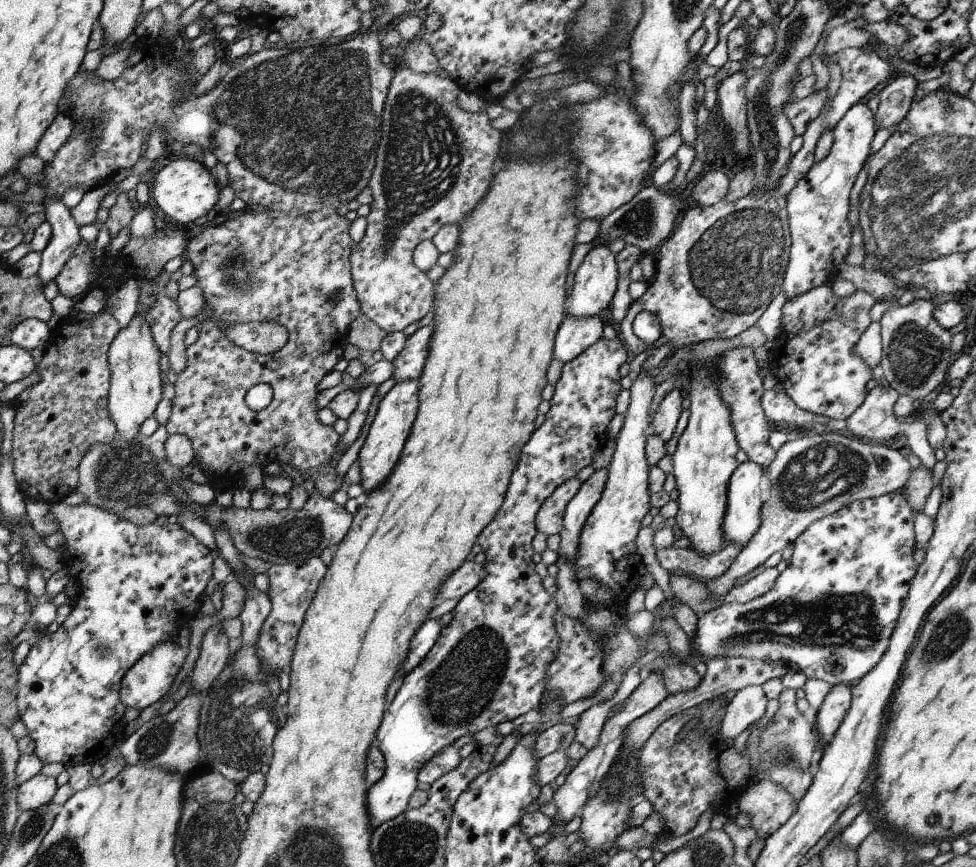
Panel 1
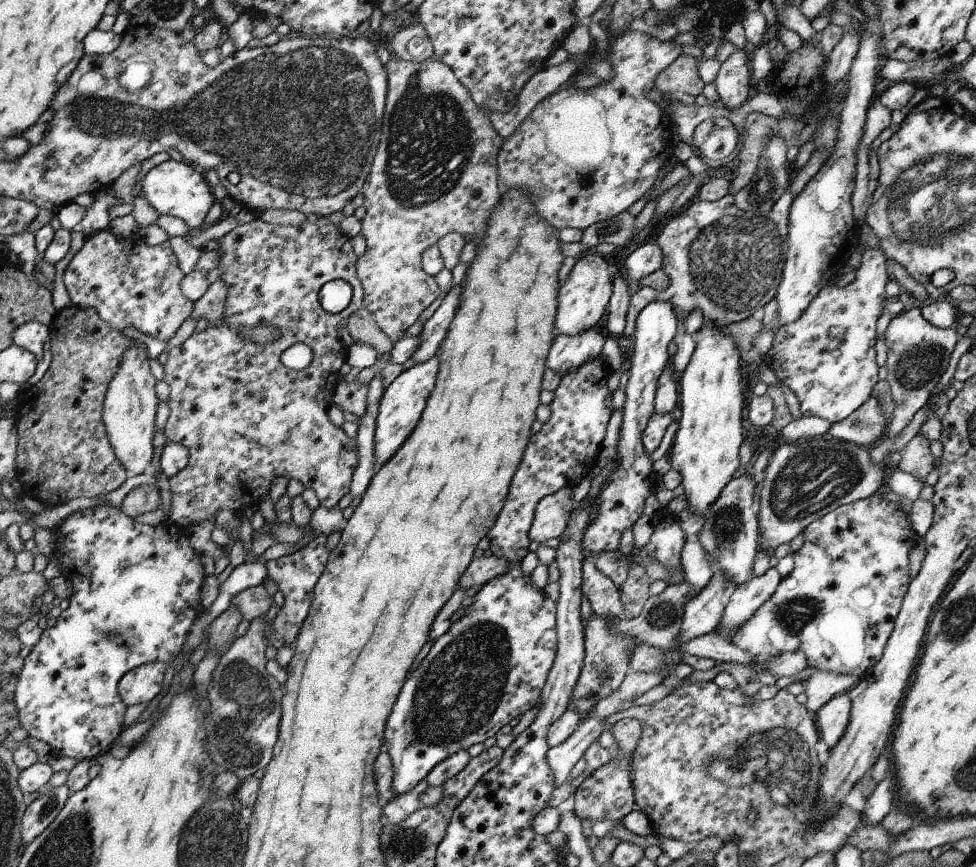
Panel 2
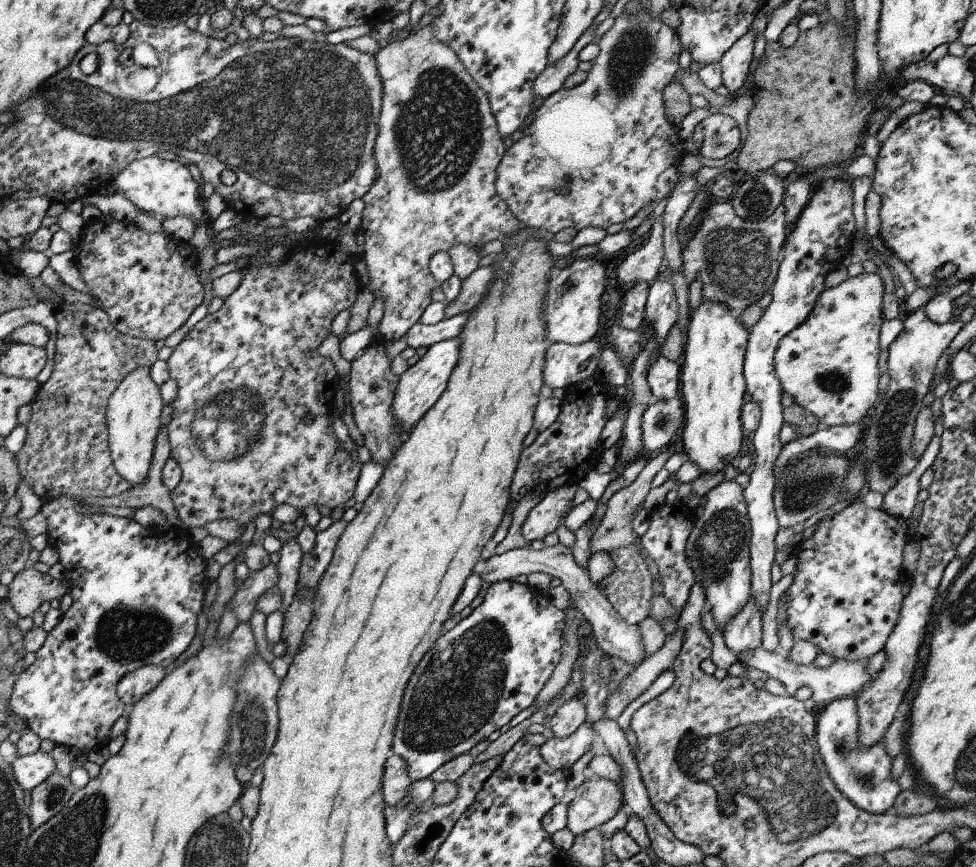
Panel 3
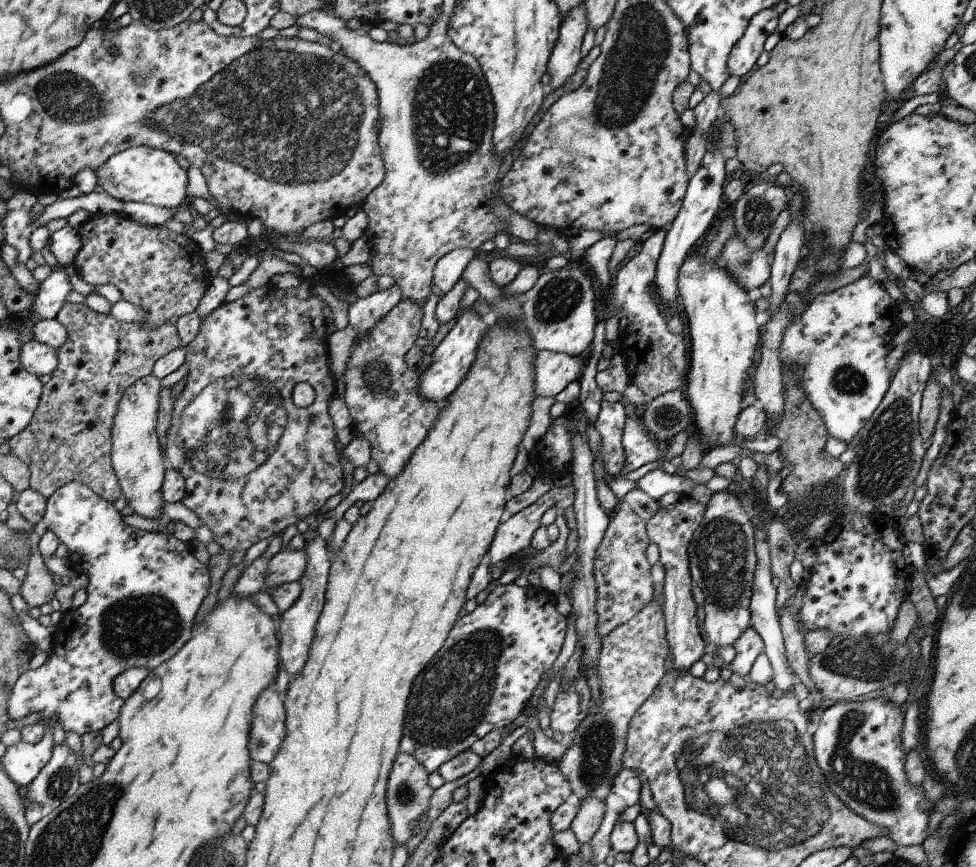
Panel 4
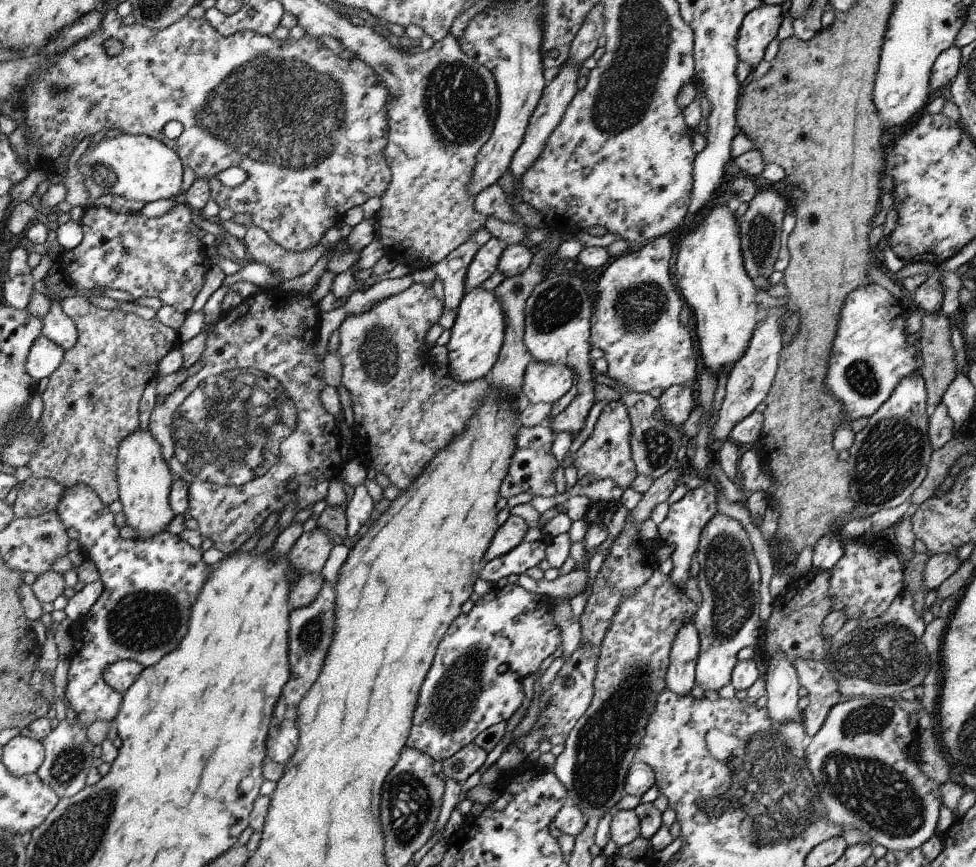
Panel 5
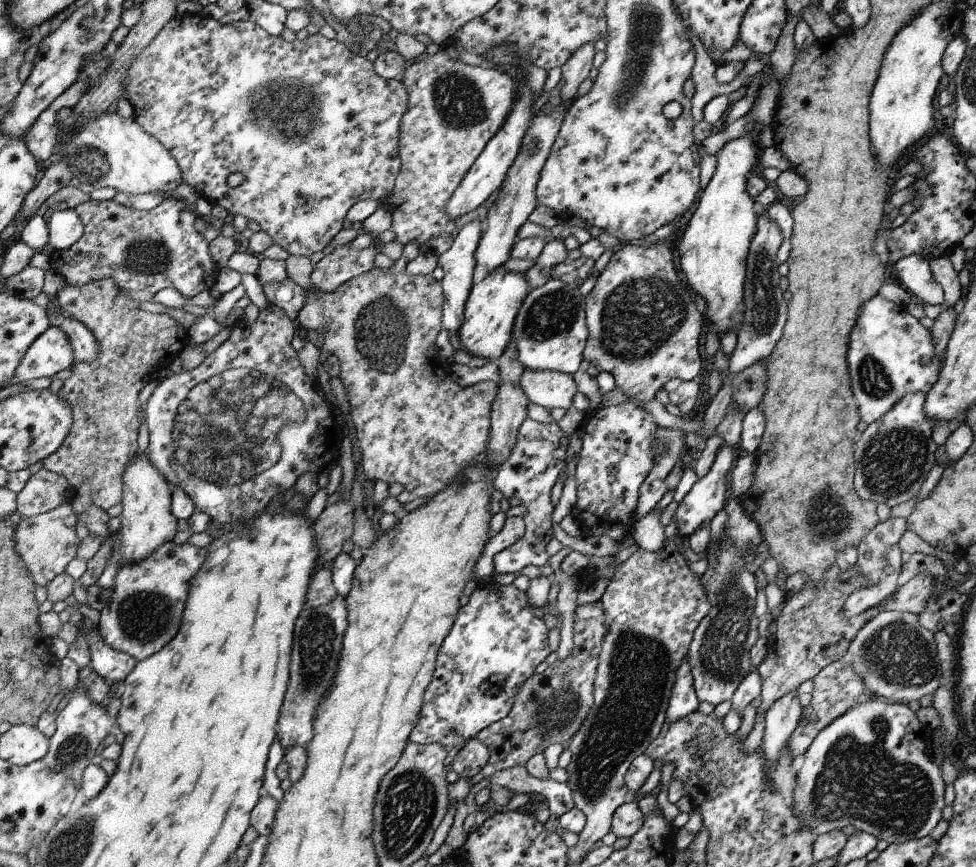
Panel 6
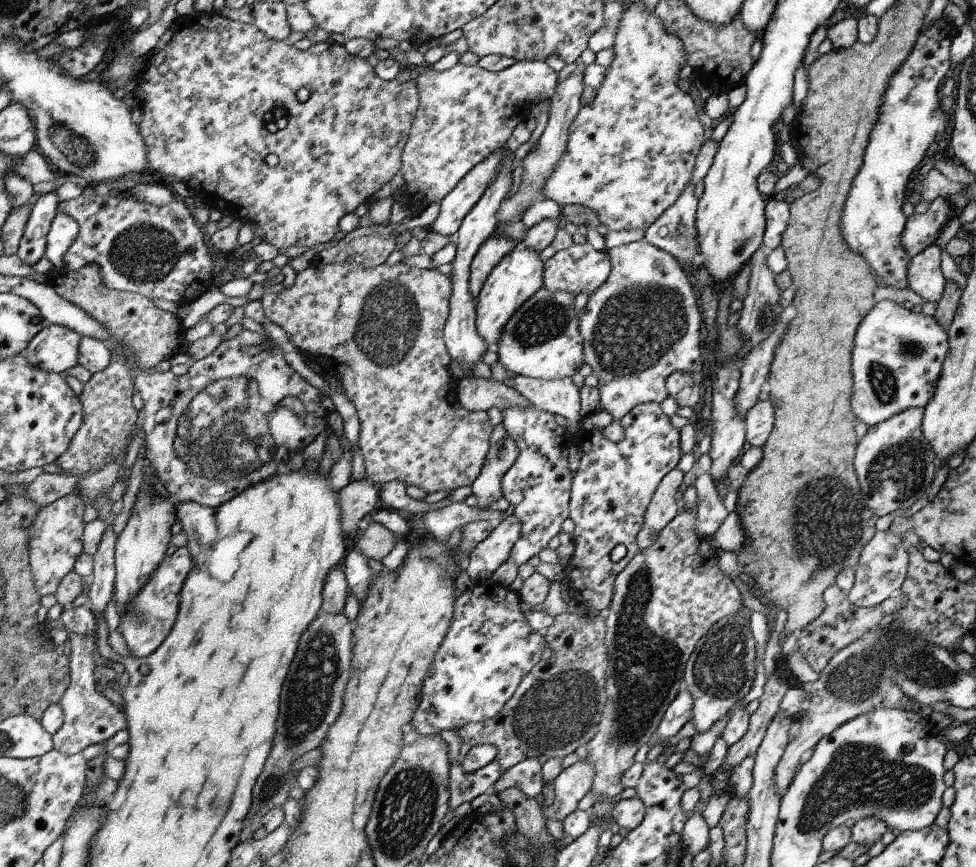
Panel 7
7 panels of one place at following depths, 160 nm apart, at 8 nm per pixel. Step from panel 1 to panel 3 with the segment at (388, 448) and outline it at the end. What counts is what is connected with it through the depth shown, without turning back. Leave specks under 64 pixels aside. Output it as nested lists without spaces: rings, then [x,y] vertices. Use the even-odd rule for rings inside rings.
[[[458,336],[458,338],[446,339],[429,346],[421,352],[421,358],[418,362],[401,374],[392,412],[393,416],[400,421],[402,431],[412,430],[413,426],[432,410],[434,404],[445,392],[458,360],[460,360],[460,348],[462,348],[460,342]]]

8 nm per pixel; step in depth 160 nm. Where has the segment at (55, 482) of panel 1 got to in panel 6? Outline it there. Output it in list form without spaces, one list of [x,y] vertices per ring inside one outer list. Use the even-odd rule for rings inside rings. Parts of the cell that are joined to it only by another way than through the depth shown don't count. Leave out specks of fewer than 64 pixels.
[[[108,279],[81,287],[67,285],[57,294],[60,312],[85,324],[93,332],[97,340],[97,355],[89,361],[79,361],[74,355],[70,377],[63,381],[57,393],[72,408],[73,426],[58,450],[42,461],[44,469],[67,478],[70,488],[78,490],[87,483],[91,488],[92,504],[105,510],[122,502],[124,474],[138,450],[138,392],[151,380],[159,379],[160,372],[178,360],[181,352],[191,342],[187,330],[167,313],[140,310],[140,302],[132,300],[123,291],[118,291],[117,285]]]

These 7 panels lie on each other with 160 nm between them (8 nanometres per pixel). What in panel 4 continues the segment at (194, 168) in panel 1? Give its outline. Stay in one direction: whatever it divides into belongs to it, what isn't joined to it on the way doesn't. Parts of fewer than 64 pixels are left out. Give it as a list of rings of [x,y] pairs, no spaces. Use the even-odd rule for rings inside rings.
[[[134,146],[123,152],[118,152],[104,160],[101,168],[95,173],[98,186],[101,186],[109,196],[121,202],[149,203],[153,206],[176,208],[182,206],[186,198],[188,176],[182,170],[172,154],[165,149],[156,149],[148,146]]]

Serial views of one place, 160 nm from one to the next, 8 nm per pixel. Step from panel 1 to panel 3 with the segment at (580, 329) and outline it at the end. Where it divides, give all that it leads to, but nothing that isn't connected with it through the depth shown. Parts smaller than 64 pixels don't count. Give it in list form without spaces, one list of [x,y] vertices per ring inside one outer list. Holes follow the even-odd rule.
[[[596,340],[582,344],[551,343],[547,348],[543,377],[551,388],[567,388],[597,371],[603,348]]]

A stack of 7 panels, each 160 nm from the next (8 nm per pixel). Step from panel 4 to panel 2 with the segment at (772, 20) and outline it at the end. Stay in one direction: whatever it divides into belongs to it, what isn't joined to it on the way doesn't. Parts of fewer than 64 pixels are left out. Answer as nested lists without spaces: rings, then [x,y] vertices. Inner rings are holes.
[[[743,49],[731,54],[719,69],[714,84],[720,96],[719,103],[729,111],[740,108],[752,96],[750,64]]]

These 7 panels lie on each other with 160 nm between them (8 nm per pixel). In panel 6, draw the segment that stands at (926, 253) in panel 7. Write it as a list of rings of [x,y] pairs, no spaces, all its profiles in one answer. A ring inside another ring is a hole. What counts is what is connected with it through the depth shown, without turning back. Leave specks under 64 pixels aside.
[[[910,255],[897,260],[891,268],[896,271],[905,292],[924,305],[934,306],[944,302],[944,293],[932,276],[929,262],[921,256]]]

